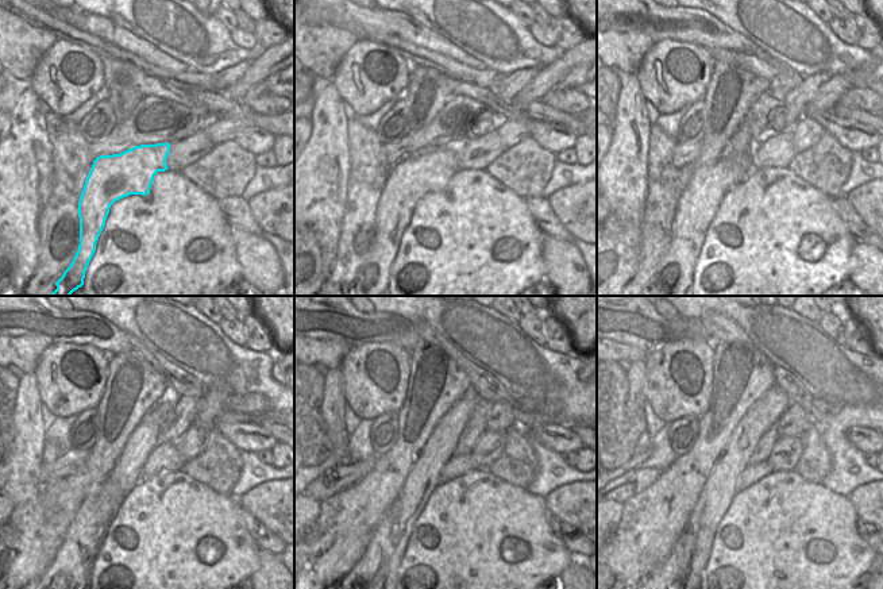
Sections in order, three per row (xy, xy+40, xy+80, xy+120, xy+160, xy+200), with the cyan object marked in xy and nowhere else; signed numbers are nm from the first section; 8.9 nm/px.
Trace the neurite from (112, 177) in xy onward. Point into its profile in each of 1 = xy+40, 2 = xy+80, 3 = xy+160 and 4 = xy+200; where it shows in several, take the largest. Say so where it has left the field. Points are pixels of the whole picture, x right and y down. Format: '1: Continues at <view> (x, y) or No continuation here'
1: Continues at xy+40 (409, 178)
2: Continues at xy+80 (700, 200)
3: Continues at xy+160 (370, 570)
4: Continues at xy+200 (678, 561).

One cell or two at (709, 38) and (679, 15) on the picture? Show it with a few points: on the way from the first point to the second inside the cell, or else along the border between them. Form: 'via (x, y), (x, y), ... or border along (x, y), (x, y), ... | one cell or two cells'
via (702, 31), (686, 19) | one cell

